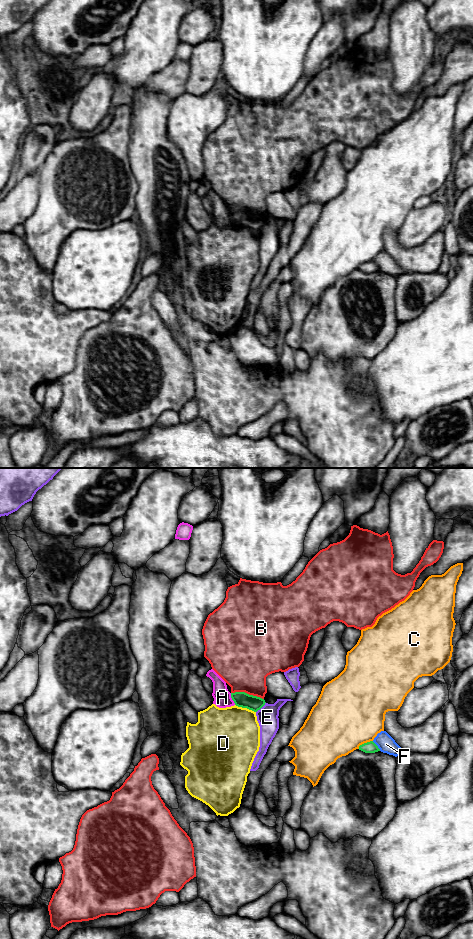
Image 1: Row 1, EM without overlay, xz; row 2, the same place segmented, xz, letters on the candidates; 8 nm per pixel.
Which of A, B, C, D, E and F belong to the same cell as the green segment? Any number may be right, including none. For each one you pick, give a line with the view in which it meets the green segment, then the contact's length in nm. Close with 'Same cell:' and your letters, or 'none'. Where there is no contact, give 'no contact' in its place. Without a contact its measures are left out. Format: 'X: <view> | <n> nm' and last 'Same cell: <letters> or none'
Same cell: none

